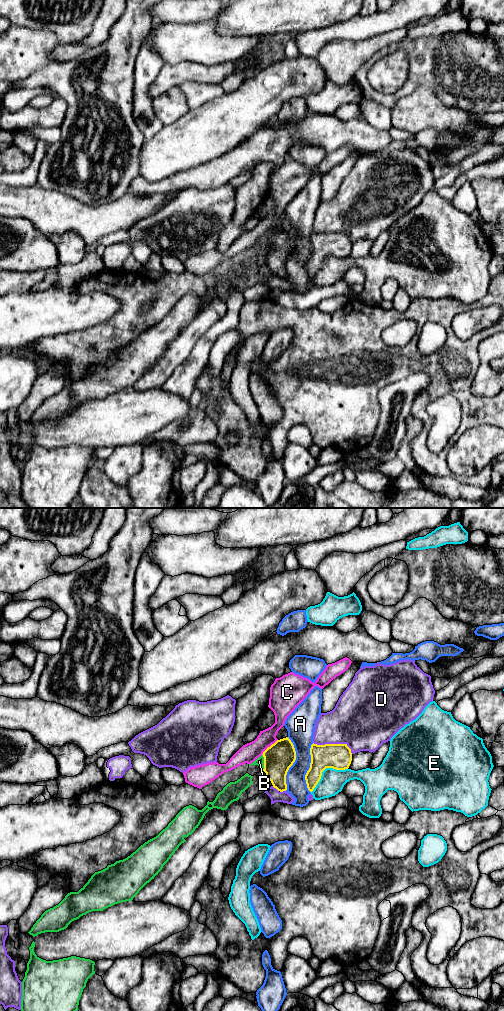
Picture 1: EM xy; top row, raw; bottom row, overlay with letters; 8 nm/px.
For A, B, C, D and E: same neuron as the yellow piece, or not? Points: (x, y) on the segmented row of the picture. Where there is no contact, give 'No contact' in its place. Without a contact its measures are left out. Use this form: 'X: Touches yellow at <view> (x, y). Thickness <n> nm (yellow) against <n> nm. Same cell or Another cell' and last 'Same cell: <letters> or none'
A: Touches yellow at xy (292, 764). Thickness 240 nm (yellow) against 190 nm. Another cell
B: Touches yellow at xy (264, 762). Thickness 240 nm (yellow) against 70 nm. Another cell
C: Touches yellow at xy (270, 746). Thickness 240 nm (yellow) against 160 nm. Another cell
D: Touches yellow at xy (334, 744). Thickness 200 nm (yellow) against 400 nm. Another cell
E: Touches yellow at xy (324, 769). Thickness 200 nm (yellow) against 200 nm. Another cell
Same cell: none

